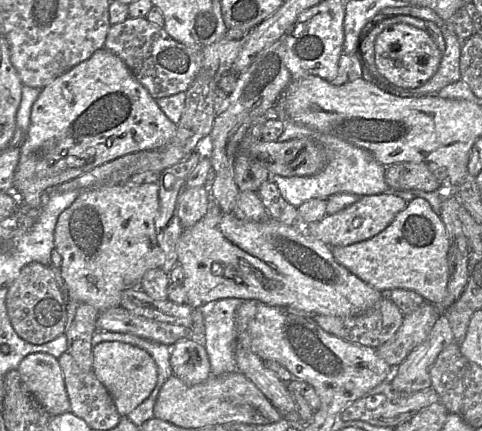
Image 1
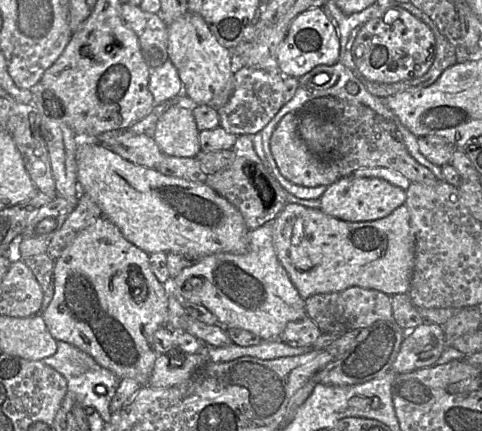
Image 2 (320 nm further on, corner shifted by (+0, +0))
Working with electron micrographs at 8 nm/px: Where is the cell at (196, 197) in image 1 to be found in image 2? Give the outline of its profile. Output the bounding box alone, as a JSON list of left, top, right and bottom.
[95,129,164,169]

